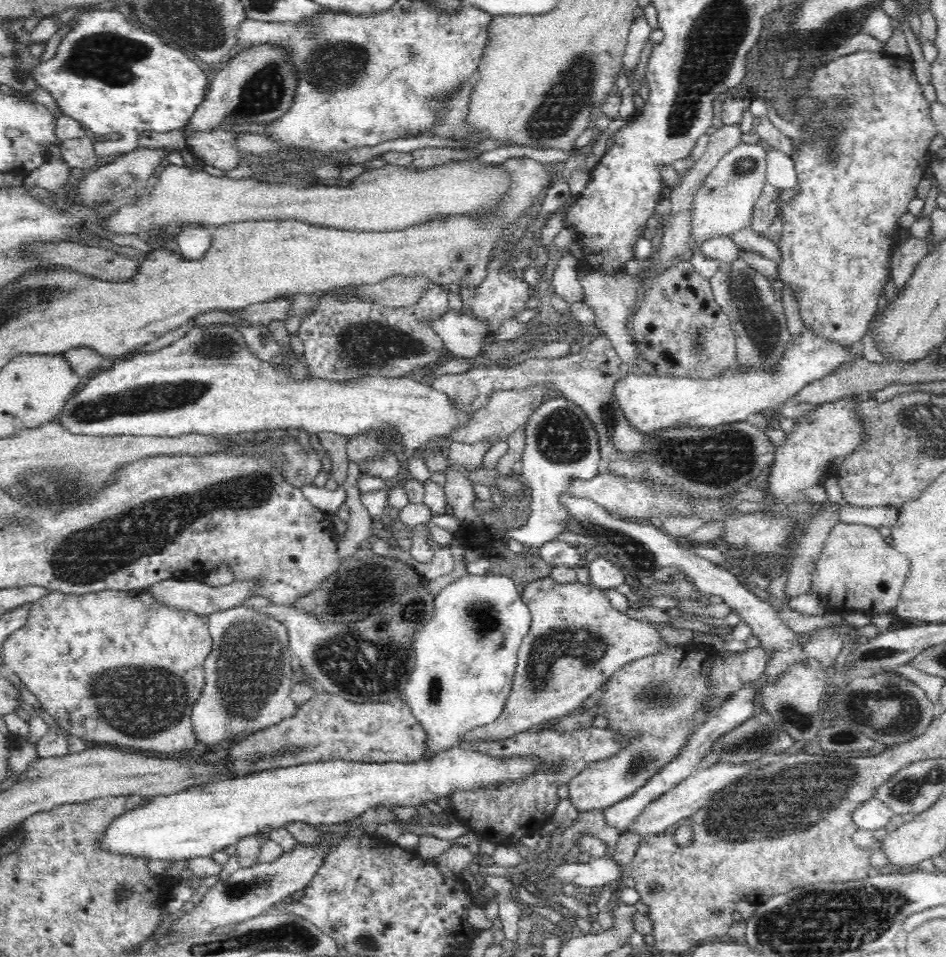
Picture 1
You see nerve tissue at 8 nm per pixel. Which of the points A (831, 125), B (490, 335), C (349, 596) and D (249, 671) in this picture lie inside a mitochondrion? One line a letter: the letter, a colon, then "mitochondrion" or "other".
A: mitochondrion
B: other
C: mitochondrion
D: mitochondrion

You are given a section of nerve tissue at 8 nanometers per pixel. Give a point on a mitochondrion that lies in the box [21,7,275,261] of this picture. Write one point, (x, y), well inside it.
(114, 59)

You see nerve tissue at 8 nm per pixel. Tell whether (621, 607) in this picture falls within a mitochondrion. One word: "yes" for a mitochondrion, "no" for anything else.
no

